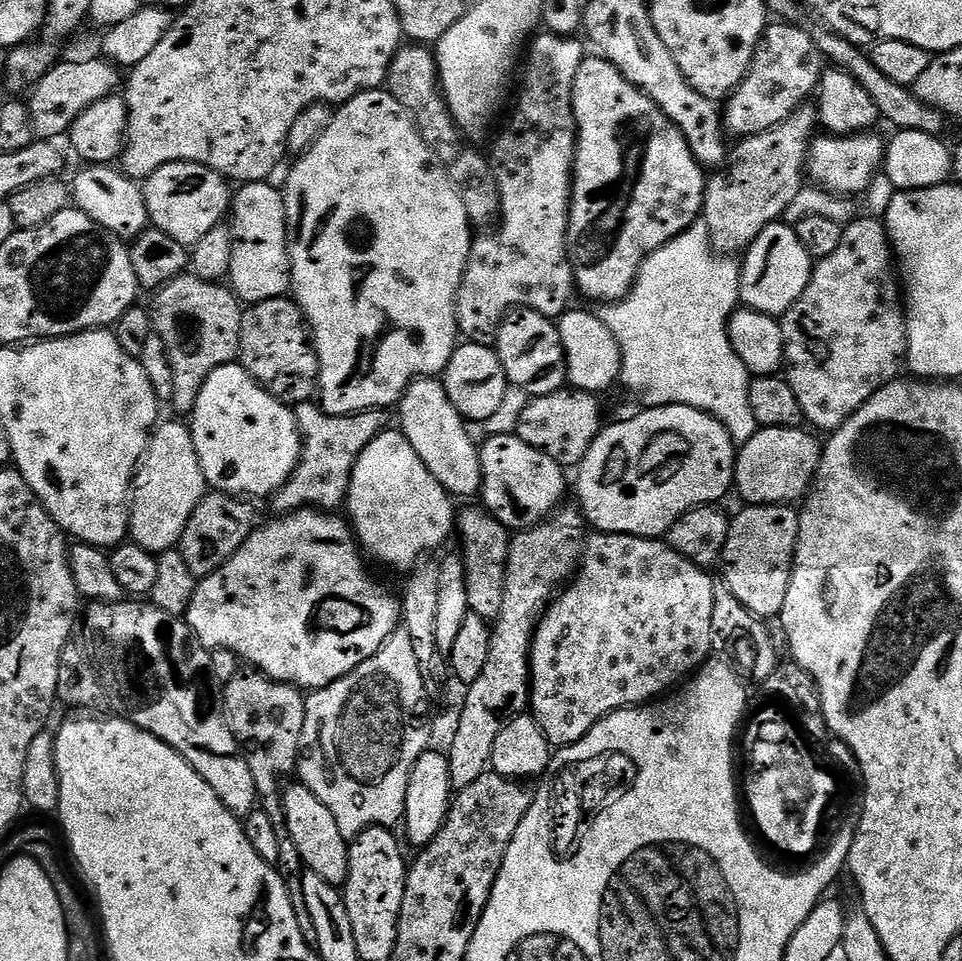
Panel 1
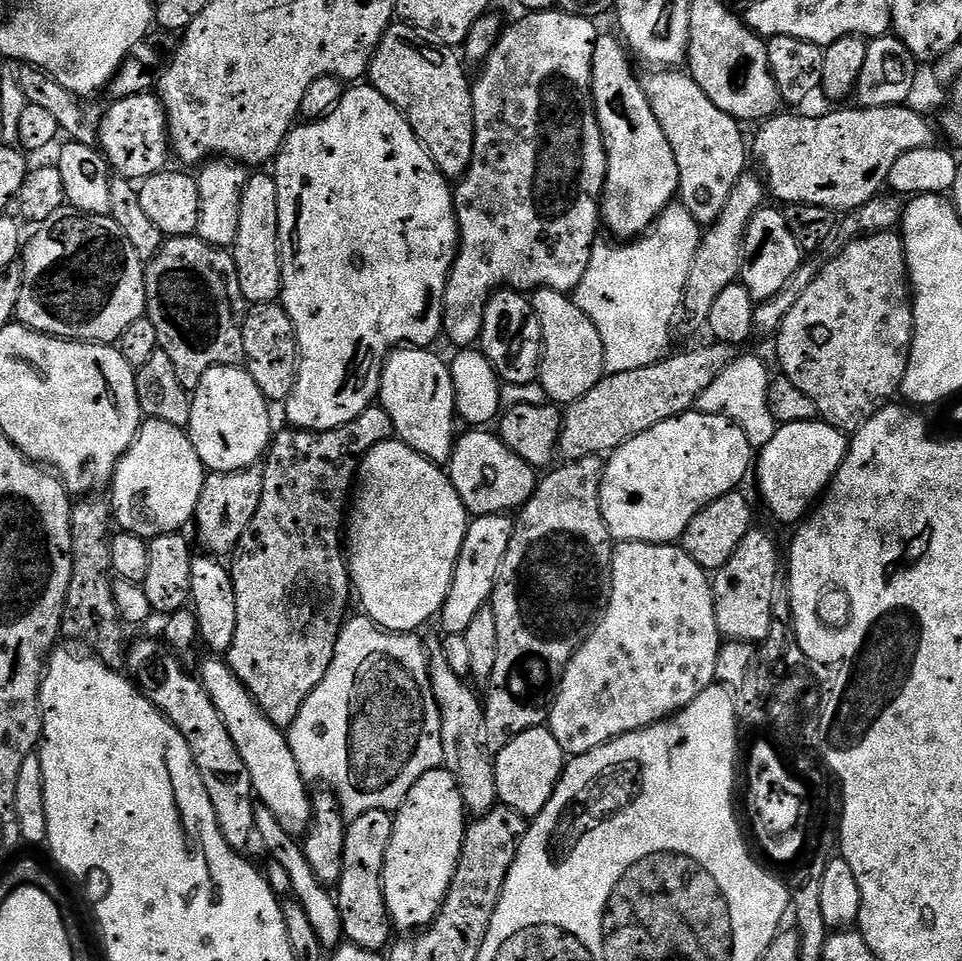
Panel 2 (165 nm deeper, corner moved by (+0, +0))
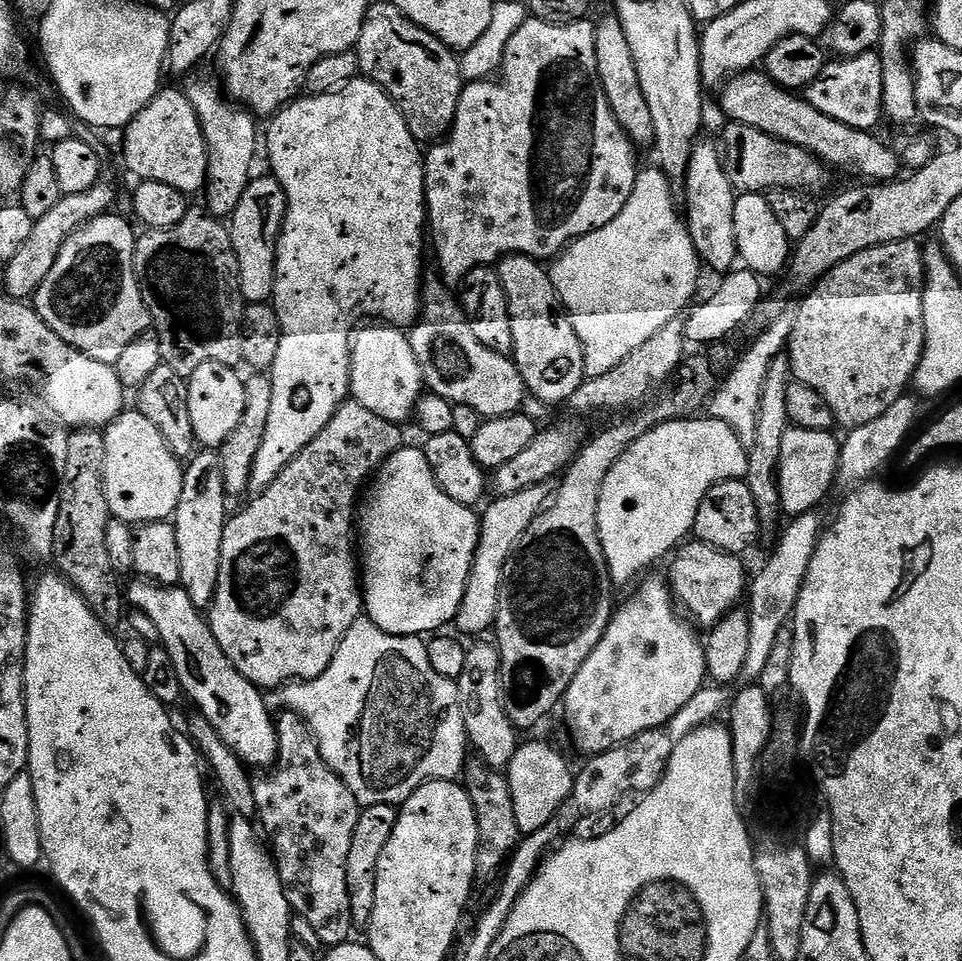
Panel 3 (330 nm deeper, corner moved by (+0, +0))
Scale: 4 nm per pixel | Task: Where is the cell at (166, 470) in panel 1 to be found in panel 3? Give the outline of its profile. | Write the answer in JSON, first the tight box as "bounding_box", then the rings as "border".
{"bounding_box":[104,410,184,526],"border":[[[125,410],[108,425],[104,441],[104,489],[112,516],[133,526],[175,517],[178,498],[182,498],[184,468],[158,434],[158,426],[138,410]]]}

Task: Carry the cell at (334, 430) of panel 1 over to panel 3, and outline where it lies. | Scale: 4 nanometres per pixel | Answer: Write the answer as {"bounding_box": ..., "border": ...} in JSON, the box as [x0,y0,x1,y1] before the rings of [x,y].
{"bounding_box":[206,399,406,690],"border":[[[347,399],[344,405],[326,422],[322,434],[314,438],[292,459],[274,478],[274,482],[264,492],[259,493],[246,508],[233,515],[224,525],[222,534],[222,562],[218,570],[218,586],[212,599],[212,607],[207,609],[206,619],[212,627],[214,638],[218,638],[218,646],[222,646],[222,654],[230,658],[233,666],[261,690],[275,690],[283,688],[285,684],[301,680],[318,678],[330,666],[342,638],[354,626],[354,622],[362,614],[362,580],[358,575],[358,548],[354,543],[354,521],[358,516],[358,501],[362,496],[362,489],[369,483],[370,477],[380,471],[380,467],[393,456],[399,448],[405,447],[406,440],[402,433],[401,425],[391,424],[386,418],[378,418],[374,410],[366,410],[354,399]]]}

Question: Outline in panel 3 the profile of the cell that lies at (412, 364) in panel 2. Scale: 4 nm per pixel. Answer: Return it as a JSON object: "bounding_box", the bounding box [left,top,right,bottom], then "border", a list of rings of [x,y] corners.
{"bounding_box":[351,326,426,425],"border":[[[395,326],[364,327],[352,338],[351,399],[366,406],[366,410],[374,410],[378,418],[403,425],[404,420],[413,419],[416,405],[426,392],[422,366],[418,366],[418,358],[414,358],[411,339],[401,329]]]}

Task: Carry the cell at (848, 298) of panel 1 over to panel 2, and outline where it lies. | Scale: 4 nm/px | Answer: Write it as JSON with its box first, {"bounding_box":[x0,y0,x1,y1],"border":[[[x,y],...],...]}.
{"bounding_box":[774,230,914,434],"border":[[[896,230],[875,232],[849,239],[845,244],[848,245],[825,268],[817,271],[814,282],[802,290],[798,302],[786,314],[774,343],[779,371],[814,401],[819,419],[851,434],[899,393],[912,349],[914,314],[903,235]]]}

